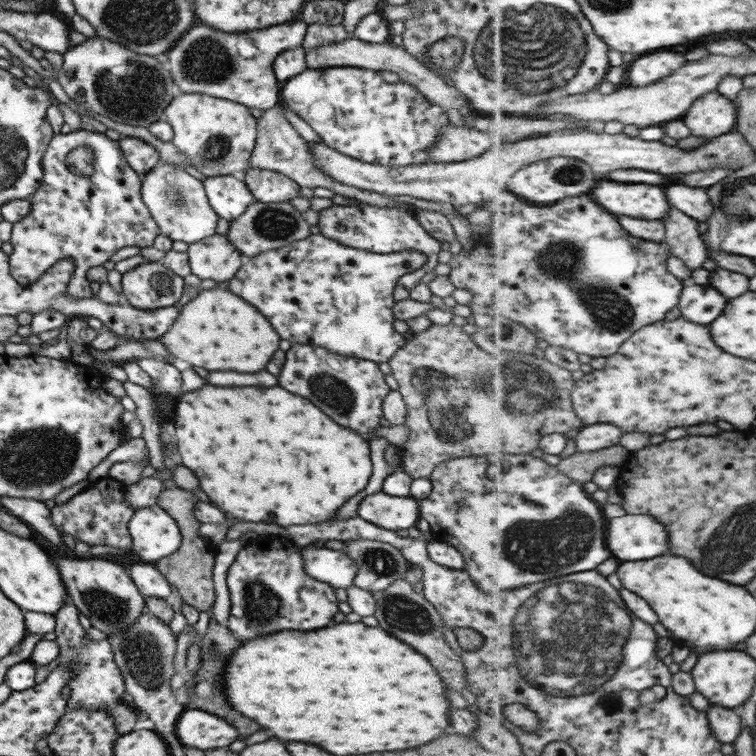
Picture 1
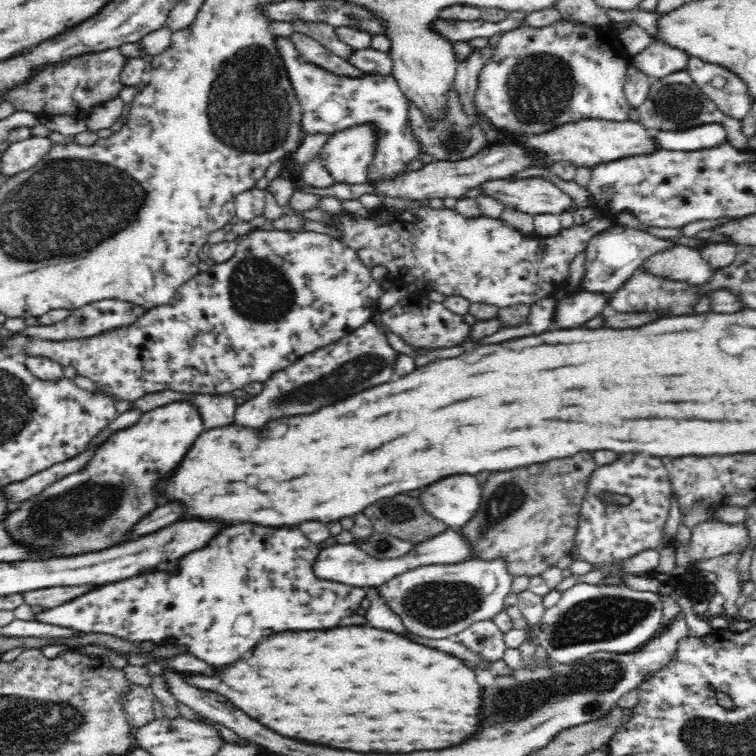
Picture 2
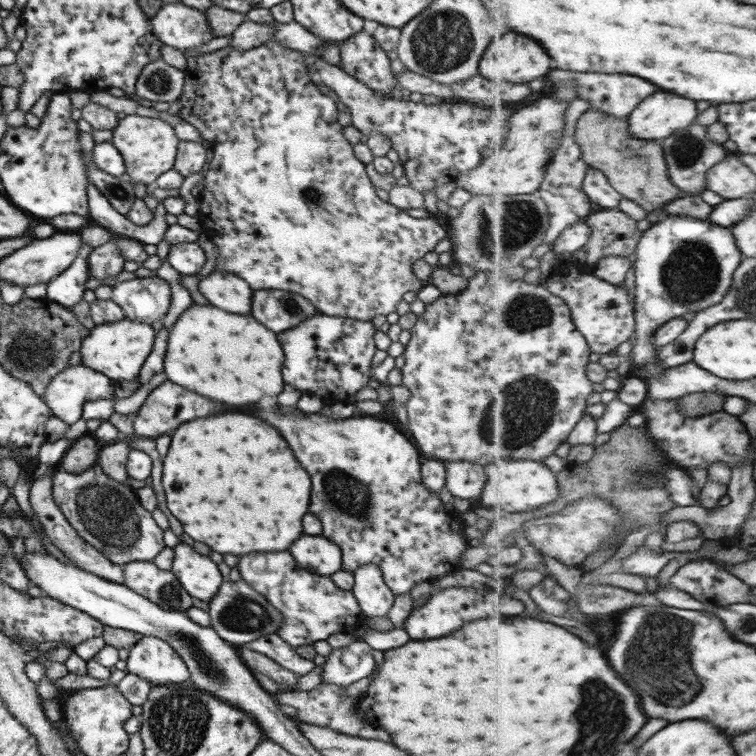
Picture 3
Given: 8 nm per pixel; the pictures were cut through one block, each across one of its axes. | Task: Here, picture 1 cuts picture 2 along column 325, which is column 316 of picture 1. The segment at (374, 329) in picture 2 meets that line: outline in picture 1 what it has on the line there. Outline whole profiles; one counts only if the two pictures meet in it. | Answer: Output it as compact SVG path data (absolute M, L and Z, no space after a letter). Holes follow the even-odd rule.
M293 344L285 352L285 364L281 366L277 380L281 388L313 402L313 406L317 406L335 424L349 428L363 440L371 442L373 430L380 426L383 397L389 392L383 376L375 362L333 354L321 346Z

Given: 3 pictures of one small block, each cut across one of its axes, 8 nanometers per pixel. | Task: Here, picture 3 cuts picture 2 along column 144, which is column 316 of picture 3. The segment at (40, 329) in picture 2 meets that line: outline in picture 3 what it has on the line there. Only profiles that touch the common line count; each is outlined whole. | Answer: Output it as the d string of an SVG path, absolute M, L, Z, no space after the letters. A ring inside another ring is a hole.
M256 290L251 296L251 316L271 332L288 331L315 313L319 312L306 298L286 290Z

